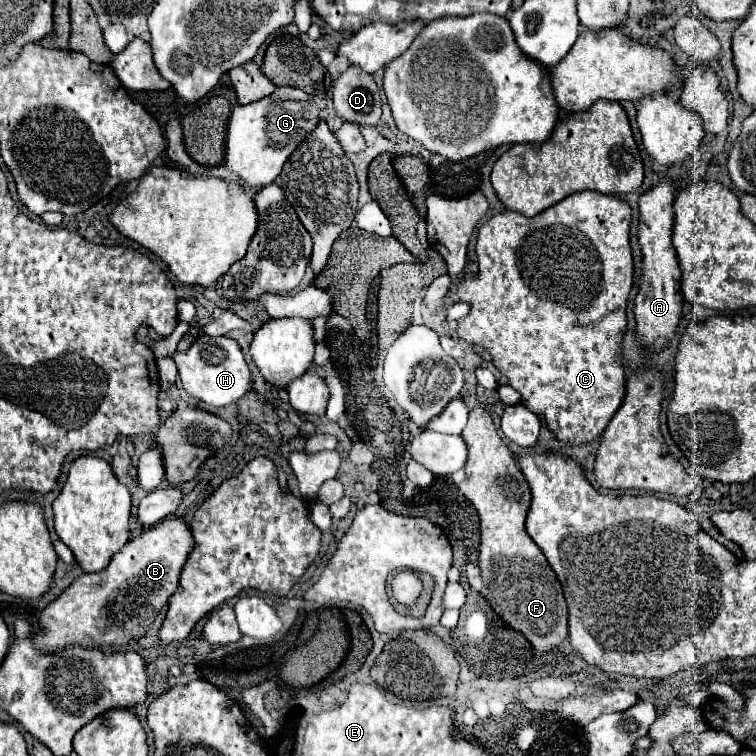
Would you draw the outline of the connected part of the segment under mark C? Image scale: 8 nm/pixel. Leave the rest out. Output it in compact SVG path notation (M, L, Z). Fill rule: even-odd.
M597 191L573 193L533 219L503 211L479 227L477 277L457 285L459 301L469 305L469 313L459 319L459 337L489 351L495 367L521 393L521 403L543 417L559 441L571 445L597 439L625 397L619 353L627 297L633 287L629 227L631 207L615 195Z

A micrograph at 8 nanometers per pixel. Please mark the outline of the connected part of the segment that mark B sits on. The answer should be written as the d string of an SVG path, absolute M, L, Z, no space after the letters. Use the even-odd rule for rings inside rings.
M167 517L153 529L143 531L139 537L131 539L123 549L119 549L113 555L111 563L105 569L97 573L83 573L41 611L41 631L37 633L35 639L39 649L51 653L61 647L69 647L73 643L85 647L121 647L127 641L133 641L139 635L143 635L149 629L153 615L161 611L161 607L177 589L181 565L185 563L185 557L189 555L191 547L193 537L189 533L189 527L175 517Z

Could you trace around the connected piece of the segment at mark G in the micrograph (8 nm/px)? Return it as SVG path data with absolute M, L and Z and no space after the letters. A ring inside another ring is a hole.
M277 87L257 103L237 105L227 125L225 167L237 173L249 187L269 185L279 177L289 155L319 125L319 121L321 109L313 103L311 95L297 87Z

